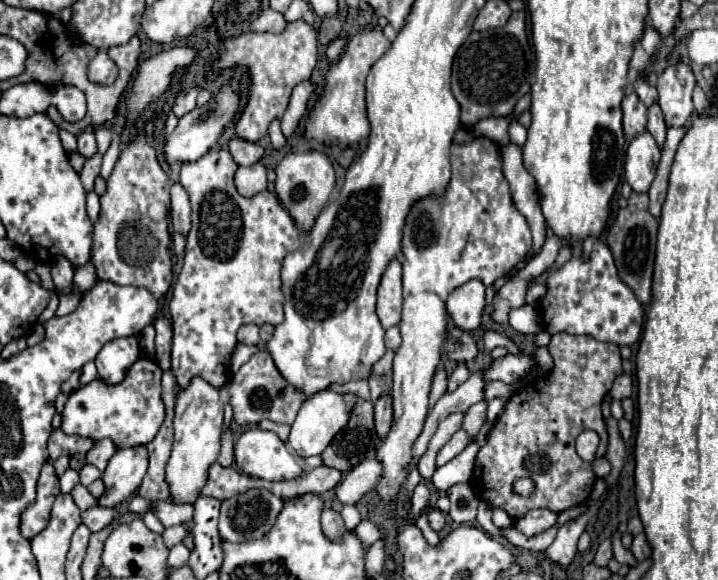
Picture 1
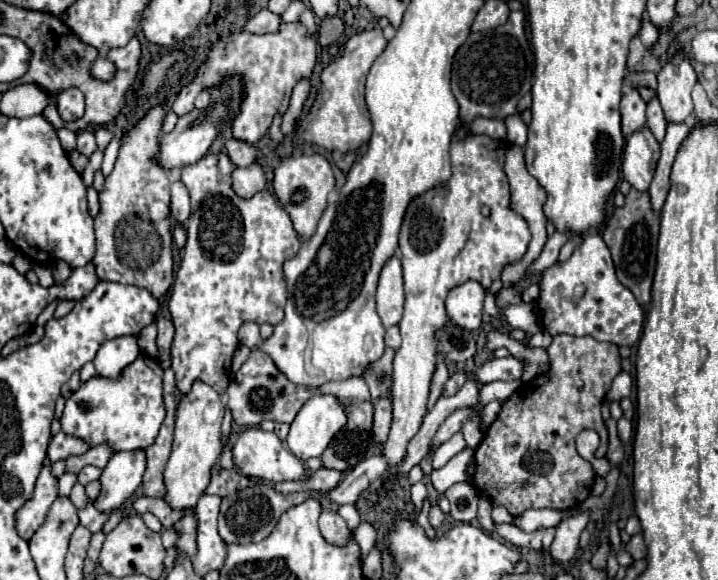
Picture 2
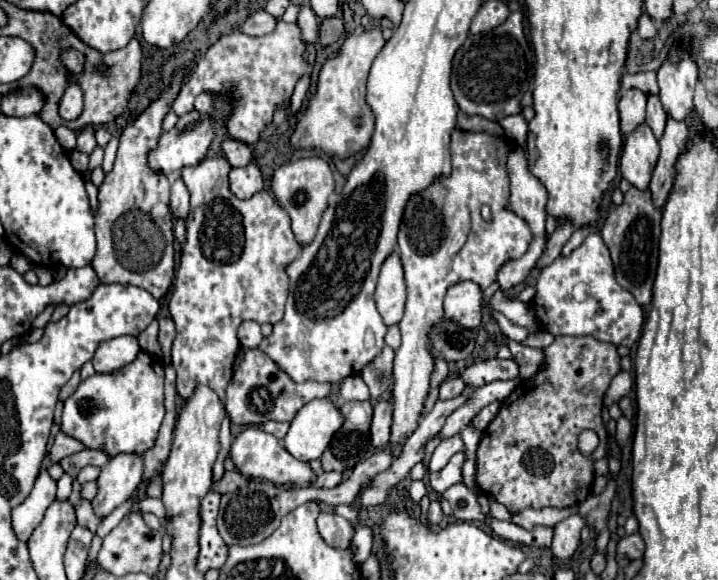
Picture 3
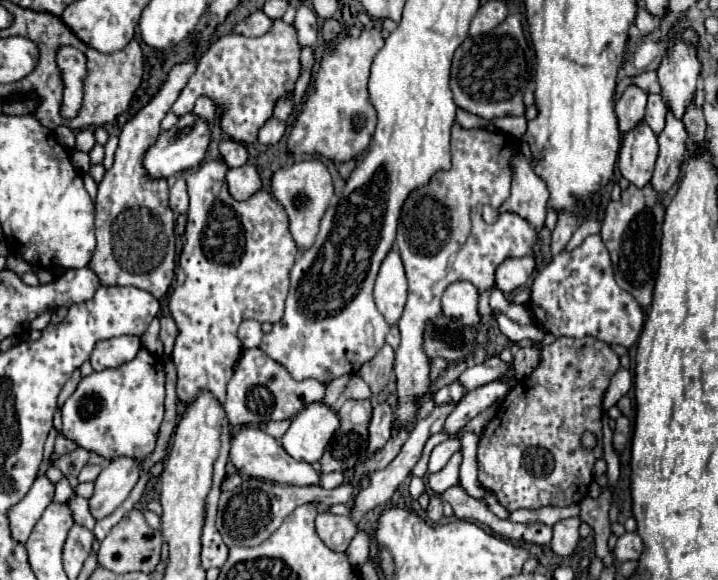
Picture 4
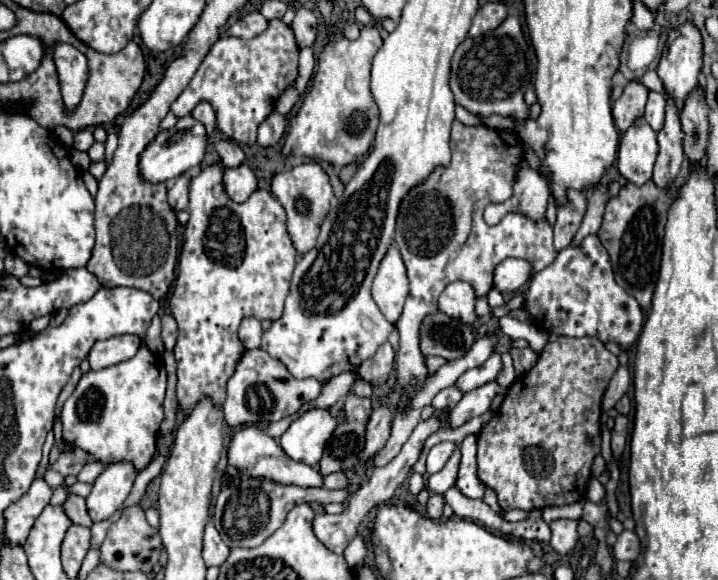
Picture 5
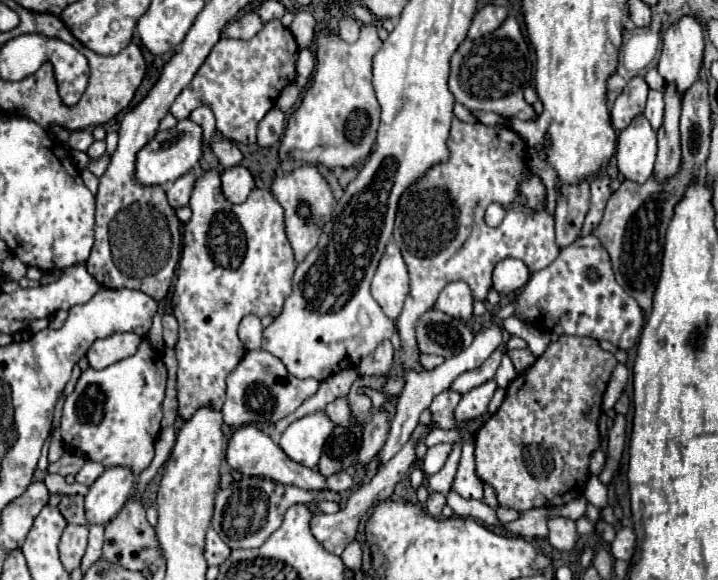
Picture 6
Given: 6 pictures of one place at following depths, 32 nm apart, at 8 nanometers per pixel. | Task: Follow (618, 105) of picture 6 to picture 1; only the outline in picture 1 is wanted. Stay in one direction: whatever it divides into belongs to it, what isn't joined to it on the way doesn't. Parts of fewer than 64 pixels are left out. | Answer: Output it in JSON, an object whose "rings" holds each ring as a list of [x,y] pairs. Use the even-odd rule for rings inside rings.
{"rings":[[[630,92],[622,102],[622,124],[624,124],[624,136],[626,140],[632,140],[632,136],[640,136],[640,132],[646,132],[646,106],[638,100],[634,92]]]}

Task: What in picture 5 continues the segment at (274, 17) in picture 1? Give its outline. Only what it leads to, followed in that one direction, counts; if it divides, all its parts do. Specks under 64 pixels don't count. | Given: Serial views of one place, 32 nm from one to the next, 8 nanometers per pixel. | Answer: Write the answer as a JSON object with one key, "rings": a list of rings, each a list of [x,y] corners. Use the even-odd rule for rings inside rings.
{"rings":[[[252,12],[252,14],[246,14],[240,22],[234,22],[228,28],[228,34],[240,36],[240,38],[252,38],[252,36],[258,36],[260,32],[264,32],[264,28],[268,28],[268,20],[264,20],[264,16],[260,16],[260,12]]]}

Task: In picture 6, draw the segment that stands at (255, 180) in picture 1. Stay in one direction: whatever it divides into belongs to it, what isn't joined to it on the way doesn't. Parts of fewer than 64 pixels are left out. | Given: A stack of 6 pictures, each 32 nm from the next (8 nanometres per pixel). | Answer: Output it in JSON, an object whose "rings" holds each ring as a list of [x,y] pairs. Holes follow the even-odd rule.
{"rings":[[[236,166],[236,168],[224,170],[222,192],[230,202],[242,204],[254,188],[256,188],[254,176],[250,174],[250,170],[246,166]]]}

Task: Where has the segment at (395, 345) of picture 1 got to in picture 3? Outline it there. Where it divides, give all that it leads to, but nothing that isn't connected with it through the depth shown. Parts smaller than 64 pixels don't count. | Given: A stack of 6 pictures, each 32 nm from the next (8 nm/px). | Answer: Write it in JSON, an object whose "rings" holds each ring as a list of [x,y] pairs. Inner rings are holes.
{"rings":[[[393,325],[388,328],[387,334],[385,336],[385,343],[394,350],[399,348],[401,344],[401,335],[398,325]]]}

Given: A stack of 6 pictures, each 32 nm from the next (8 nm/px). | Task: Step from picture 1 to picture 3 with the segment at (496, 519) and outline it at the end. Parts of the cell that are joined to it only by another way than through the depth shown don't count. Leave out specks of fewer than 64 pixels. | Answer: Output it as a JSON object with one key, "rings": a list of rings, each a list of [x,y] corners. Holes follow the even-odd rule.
{"rings":[[[488,496],[490,502],[490,513],[491,515],[501,521],[511,521],[512,515],[508,512],[507,508],[496,502],[496,500]]]}

